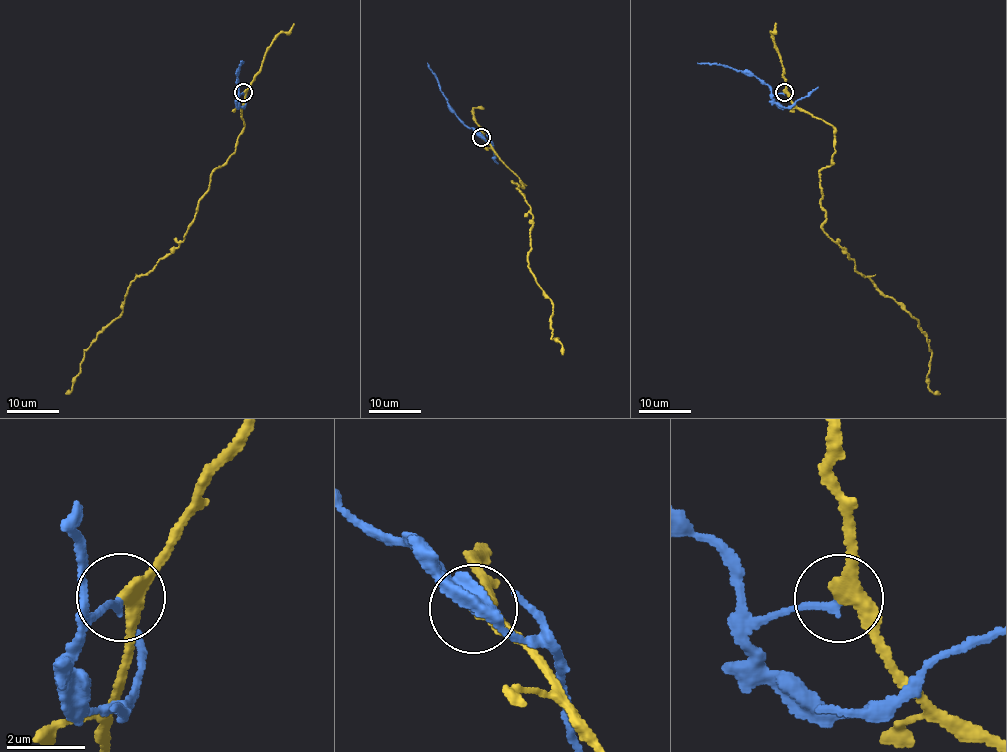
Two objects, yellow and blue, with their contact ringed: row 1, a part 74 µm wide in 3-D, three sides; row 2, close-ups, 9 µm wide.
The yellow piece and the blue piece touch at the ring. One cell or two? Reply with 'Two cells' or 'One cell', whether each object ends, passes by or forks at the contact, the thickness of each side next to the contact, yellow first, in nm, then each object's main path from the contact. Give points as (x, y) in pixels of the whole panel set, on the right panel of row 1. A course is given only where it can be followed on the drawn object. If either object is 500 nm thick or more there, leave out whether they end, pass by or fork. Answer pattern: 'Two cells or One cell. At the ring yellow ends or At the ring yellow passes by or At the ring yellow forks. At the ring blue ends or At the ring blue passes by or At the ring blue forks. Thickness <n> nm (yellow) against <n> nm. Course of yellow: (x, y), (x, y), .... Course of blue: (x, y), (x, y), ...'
Two cells. At the ring yellow passes by. At the ring blue ends. Thickness 320 nm (yellow) against 170 nm. Course of yellow: (784, 92), (833, 128), (835, 151), (820, 171), (823, 229), (917, 319), (931, 353), (928, 388), (939, 395). Course of blue: (784, 92), (774, 95), (765, 83), (744, 72), (697, 62)

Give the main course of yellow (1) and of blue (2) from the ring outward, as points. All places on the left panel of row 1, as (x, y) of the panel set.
1: (243, 92), (243, 128), (233, 152), (212, 171), (183, 241), (129, 286), (122, 313), (84, 352), (66, 394)
2: (243, 92), (240, 95), (237, 83), (242, 60)

